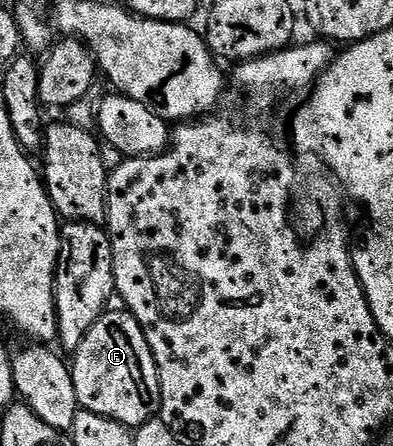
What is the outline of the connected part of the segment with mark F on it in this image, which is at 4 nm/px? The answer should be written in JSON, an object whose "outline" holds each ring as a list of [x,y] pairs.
{"outline":[[[110,309],[100,316],[73,351],[69,368],[81,410],[100,413],[100,417],[120,421],[131,429],[143,427],[159,414],[162,394],[158,366],[140,325],[129,311]]]}

